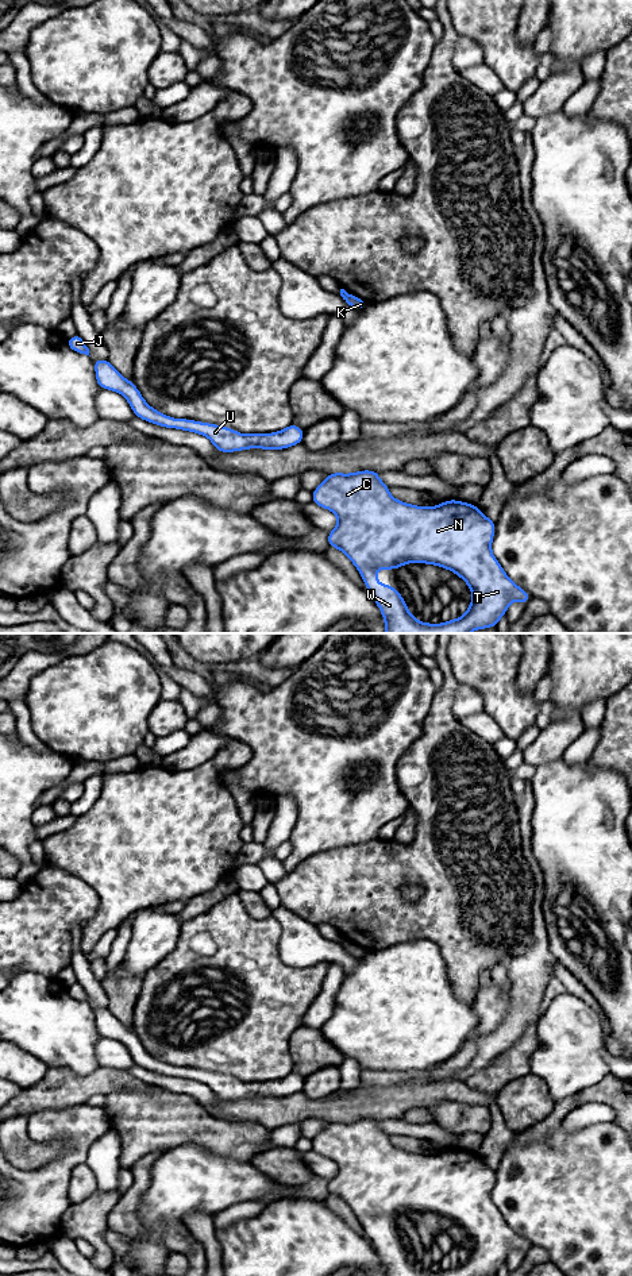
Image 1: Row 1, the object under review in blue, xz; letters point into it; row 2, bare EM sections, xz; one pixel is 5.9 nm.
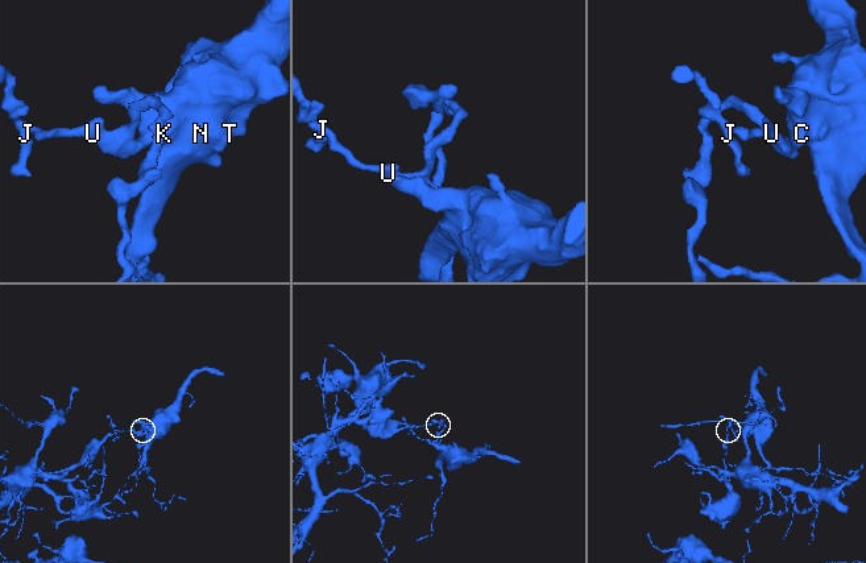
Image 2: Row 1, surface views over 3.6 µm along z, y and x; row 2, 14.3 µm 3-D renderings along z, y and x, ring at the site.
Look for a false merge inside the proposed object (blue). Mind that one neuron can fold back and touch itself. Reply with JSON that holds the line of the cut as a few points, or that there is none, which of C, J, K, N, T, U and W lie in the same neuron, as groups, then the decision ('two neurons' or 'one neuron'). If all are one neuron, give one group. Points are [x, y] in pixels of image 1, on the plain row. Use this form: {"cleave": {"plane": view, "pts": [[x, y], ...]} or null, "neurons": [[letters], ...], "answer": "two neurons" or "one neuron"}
{"cleave": {"plane": "xz", "pts": [[347, 941], [342, 944]]}, "neurons": [["C", "J", "N", "T", "U", "W"], ["K"]], "answer": "two neurons"}

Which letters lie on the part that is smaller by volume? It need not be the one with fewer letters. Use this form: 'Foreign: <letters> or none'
Foreign: C, J, N, T, U, W

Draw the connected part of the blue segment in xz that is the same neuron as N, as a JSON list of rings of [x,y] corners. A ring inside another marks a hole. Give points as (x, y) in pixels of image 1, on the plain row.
[[[371,1118],[328,1122],[312,1140],[312,1150],[338,1165],[338,1173],[328,1180],[328,1192],[354,1211],[381,1258],[385,1276],[493,1276],[506,1262],[512,1249],[525,1253],[531,1248],[493,1204],[496,1171],[473,1152],[459,1148],[446,1148],[438,1154],[406,1152],[396,1148],[389,1134],[379,1127],[379,1121]],[[408,1211],[439,1214],[462,1226],[473,1244],[467,1260],[436,1273],[412,1264],[400,1240],[392,1233],[381,1233],[375,1226],[382,1217],[396,1218]]]

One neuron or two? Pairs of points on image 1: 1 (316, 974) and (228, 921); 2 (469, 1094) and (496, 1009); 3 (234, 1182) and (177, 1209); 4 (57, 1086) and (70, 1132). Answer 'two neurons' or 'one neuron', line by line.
1: one neuron
2: two neurons
3: one neuron
4: two neurons

